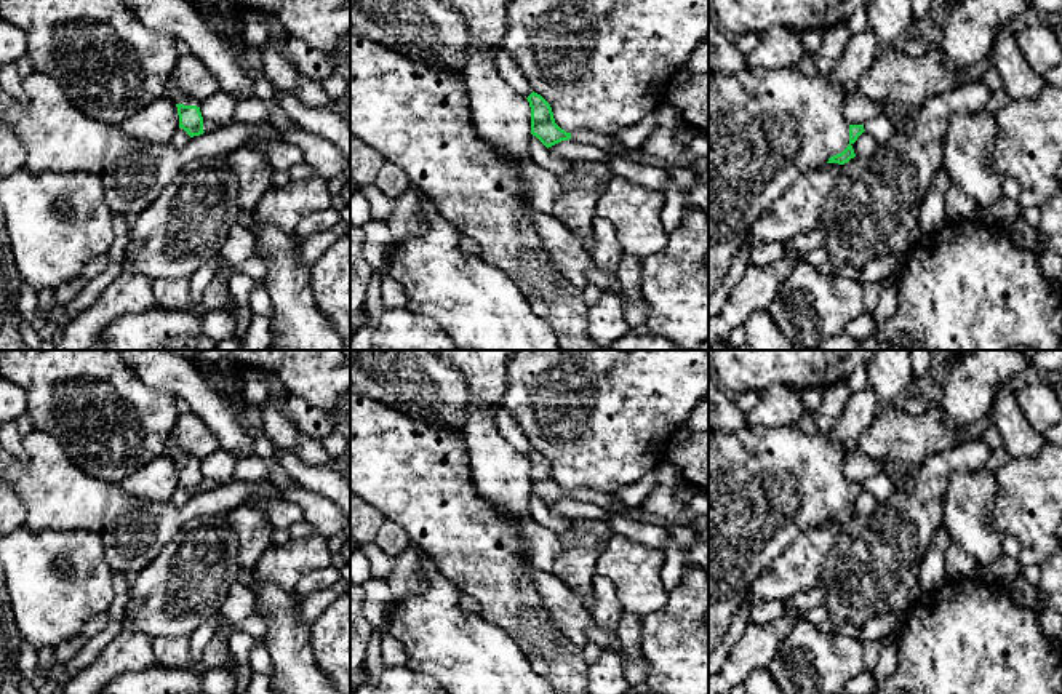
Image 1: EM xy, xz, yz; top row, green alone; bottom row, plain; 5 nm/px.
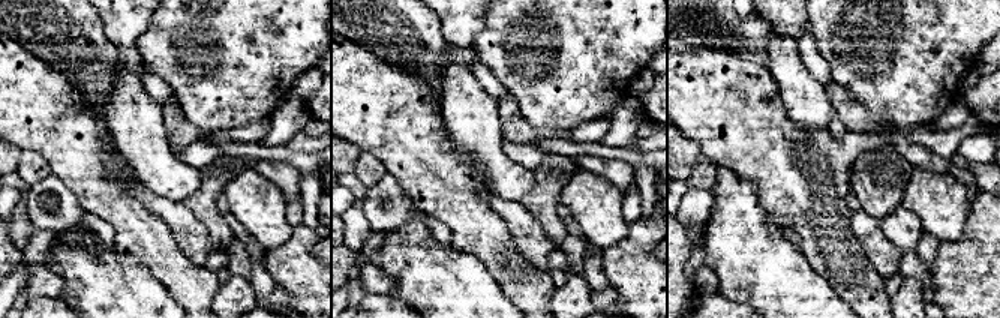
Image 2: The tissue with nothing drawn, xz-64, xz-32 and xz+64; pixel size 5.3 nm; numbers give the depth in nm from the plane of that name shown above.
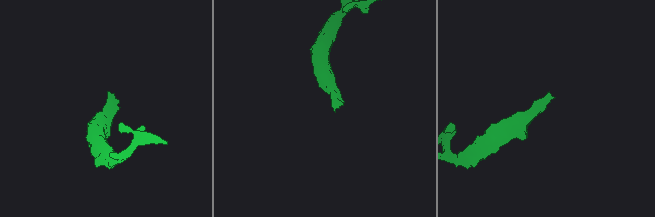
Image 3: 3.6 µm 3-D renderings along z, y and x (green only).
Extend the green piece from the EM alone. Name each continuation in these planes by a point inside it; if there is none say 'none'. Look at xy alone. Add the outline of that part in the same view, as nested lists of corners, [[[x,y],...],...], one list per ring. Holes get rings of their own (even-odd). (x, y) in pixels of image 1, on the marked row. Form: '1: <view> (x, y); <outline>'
1: xy (179, 99); [[[178,94],[174,98],[176,104],[184,104],[184,106],[197,106],[200,107],[202,101],[190,98],[190,96],[184,96],[184,94]]]

